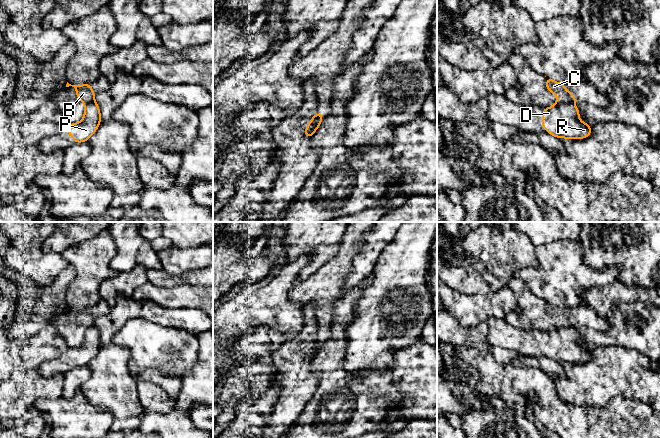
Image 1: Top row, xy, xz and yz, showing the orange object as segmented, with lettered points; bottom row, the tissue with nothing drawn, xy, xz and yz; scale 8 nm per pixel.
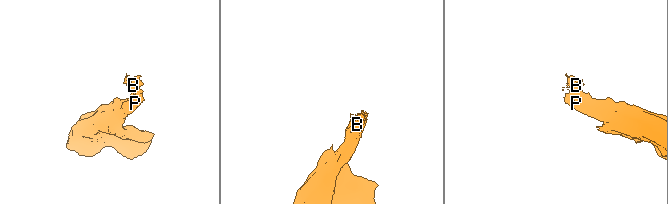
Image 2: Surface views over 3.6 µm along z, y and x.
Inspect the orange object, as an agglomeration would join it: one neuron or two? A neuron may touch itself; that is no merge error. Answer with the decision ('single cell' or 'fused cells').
fused cells

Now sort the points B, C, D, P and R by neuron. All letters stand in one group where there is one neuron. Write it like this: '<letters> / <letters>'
B C / D P R

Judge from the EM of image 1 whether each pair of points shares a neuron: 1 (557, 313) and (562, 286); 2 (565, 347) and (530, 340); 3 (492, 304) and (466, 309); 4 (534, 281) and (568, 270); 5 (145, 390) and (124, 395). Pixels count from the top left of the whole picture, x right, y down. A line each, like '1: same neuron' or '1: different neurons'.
1: different neurons
2: same neuron
3: same neuron
4: same neuron
5: different neurons

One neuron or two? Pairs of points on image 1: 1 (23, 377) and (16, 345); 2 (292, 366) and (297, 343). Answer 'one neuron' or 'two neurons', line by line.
1: two neurons
2: one neuron

